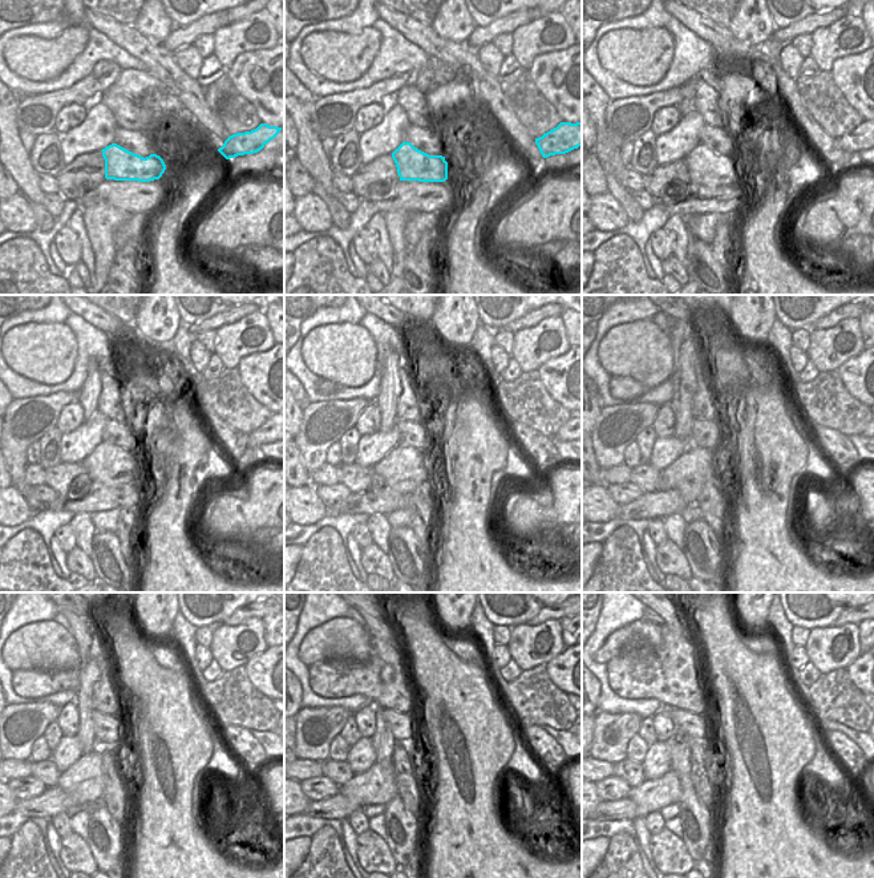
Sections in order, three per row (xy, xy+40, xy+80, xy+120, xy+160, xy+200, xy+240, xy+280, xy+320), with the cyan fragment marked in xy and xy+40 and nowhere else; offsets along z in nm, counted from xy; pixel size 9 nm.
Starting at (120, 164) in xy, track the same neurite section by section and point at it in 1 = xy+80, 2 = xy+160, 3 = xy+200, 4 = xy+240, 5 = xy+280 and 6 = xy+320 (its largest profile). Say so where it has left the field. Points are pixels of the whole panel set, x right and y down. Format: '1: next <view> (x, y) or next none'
1: next xy+80 (707, 168)
2: next xy+160 (404, 469)
3: next xy+200 (687, 474)
4: next xy+240 (84, 780)
5: next xy+280 (377, 785)
6: next xy+320 (651, 796)

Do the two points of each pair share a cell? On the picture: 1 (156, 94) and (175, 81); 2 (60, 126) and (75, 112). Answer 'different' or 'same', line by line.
1: different
2: same

